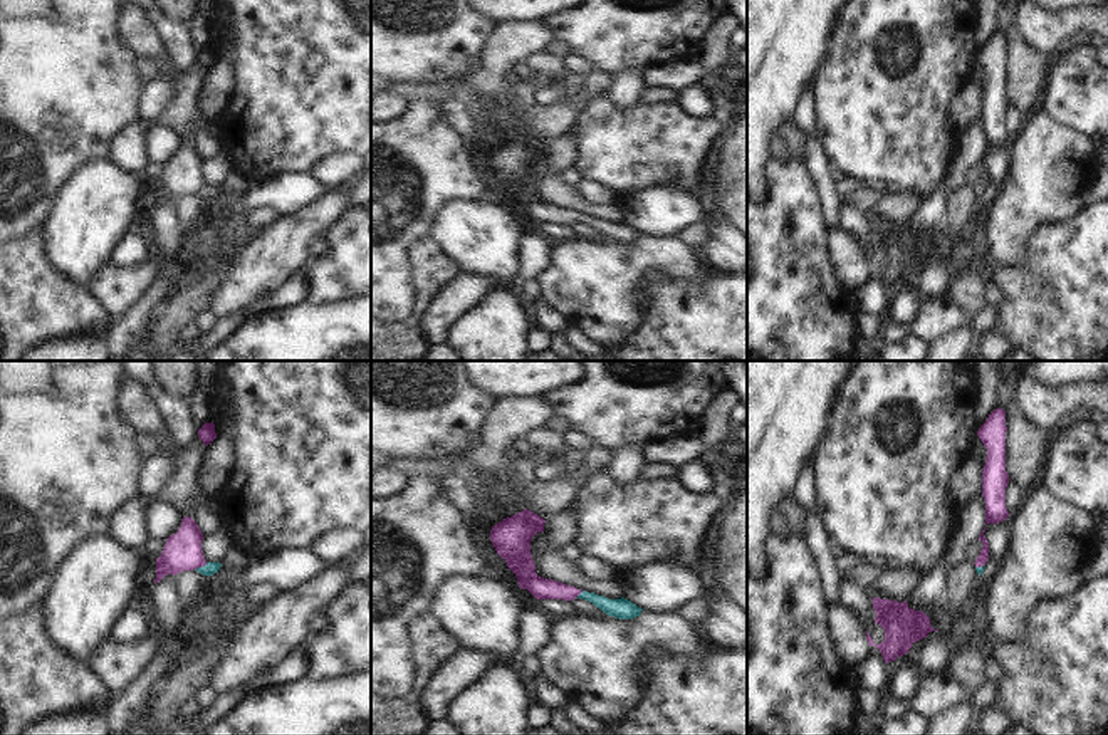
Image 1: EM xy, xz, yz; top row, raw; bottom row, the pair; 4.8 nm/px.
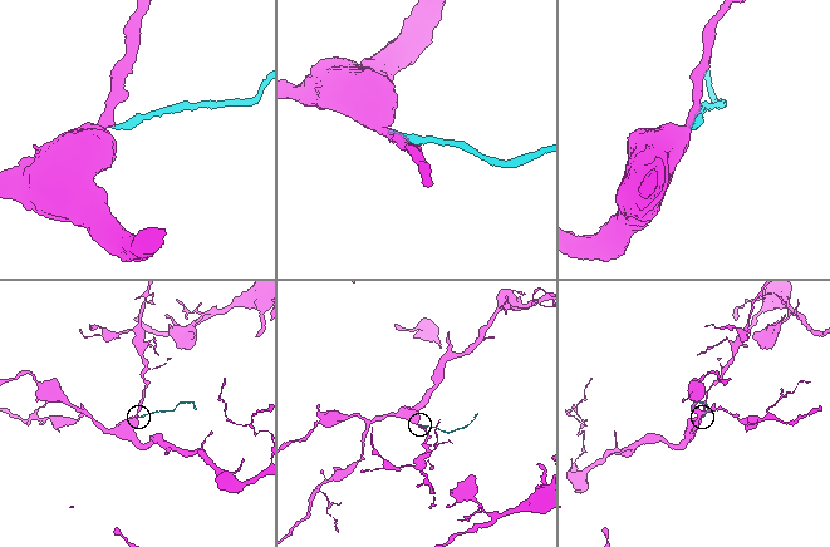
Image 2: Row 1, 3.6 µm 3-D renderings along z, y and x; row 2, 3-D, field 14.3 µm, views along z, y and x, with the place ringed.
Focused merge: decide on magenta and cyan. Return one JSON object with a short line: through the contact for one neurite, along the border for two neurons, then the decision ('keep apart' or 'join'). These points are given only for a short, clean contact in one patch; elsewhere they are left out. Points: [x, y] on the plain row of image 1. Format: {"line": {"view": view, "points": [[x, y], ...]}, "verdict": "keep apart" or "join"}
{"line": {"view": "xy", "points": [[182, 175], [200, 190], [210, 192]]}, "verdict": "join"}

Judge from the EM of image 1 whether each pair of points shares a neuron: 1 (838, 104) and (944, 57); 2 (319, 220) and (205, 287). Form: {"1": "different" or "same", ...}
{"1": "same", "2": "different"}

